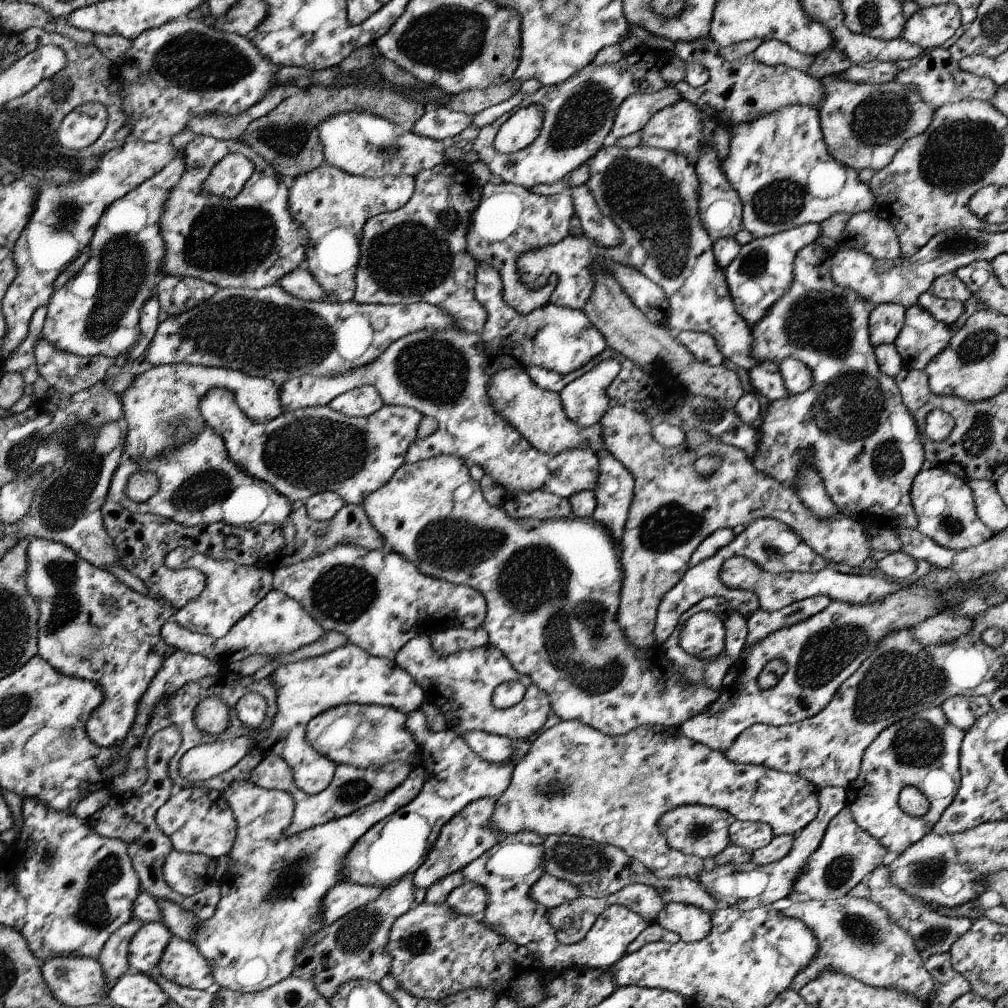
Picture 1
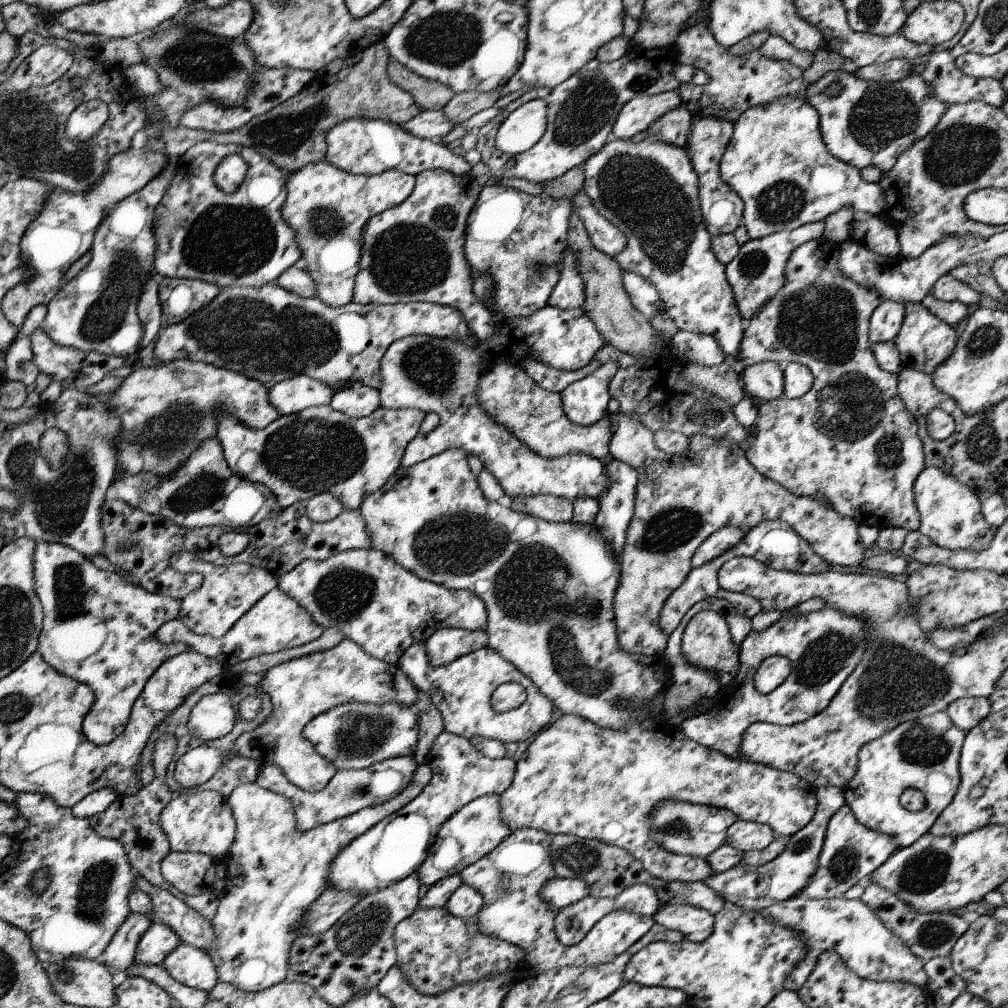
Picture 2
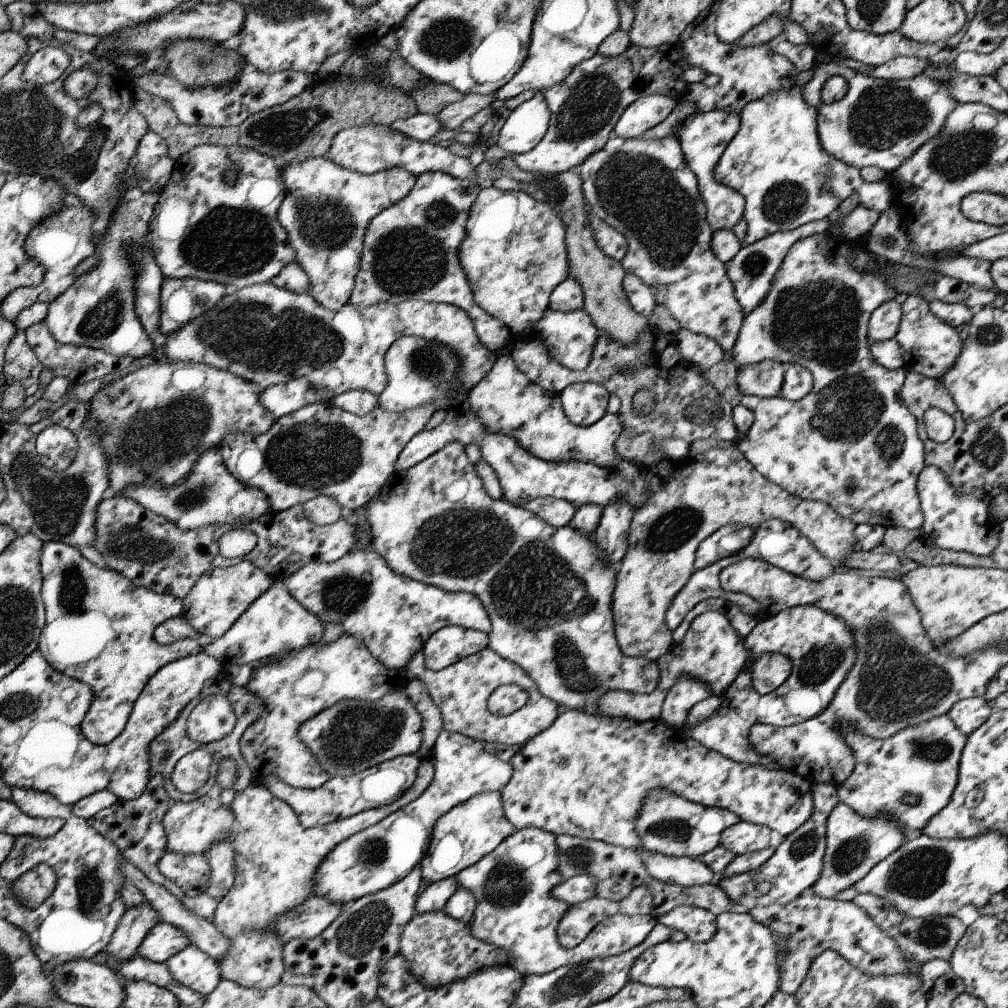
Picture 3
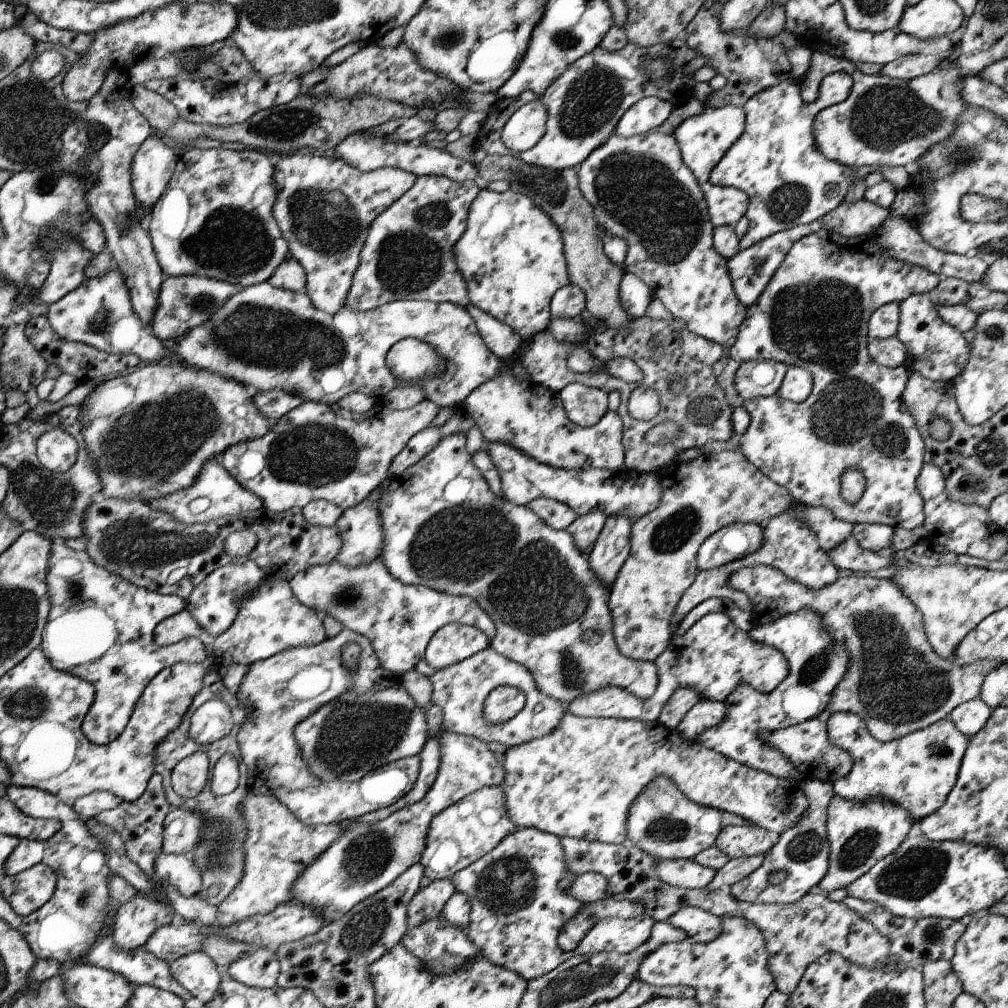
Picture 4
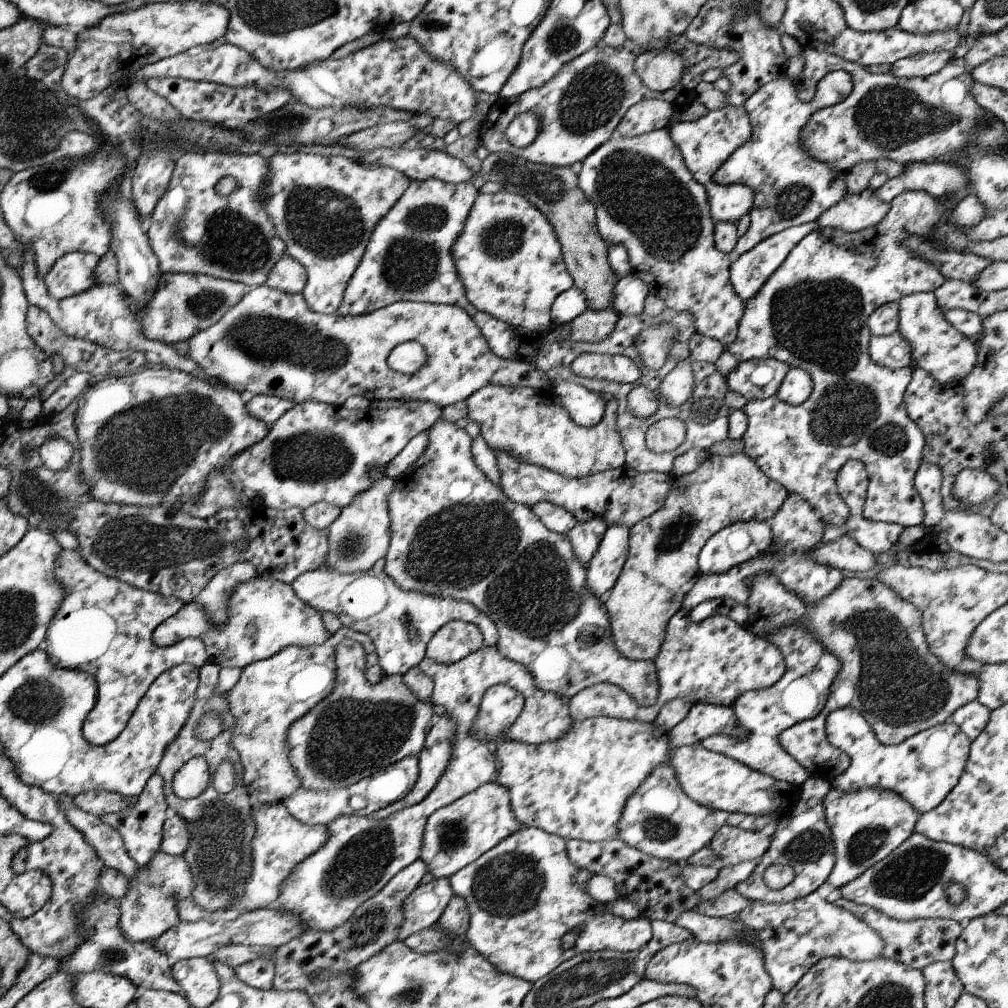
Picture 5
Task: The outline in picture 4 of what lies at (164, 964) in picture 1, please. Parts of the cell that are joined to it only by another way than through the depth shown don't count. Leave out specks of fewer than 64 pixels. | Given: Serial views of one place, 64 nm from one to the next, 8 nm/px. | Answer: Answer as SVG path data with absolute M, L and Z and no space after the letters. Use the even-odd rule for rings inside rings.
M202 951L190 953L173 960L170 967L174 978L204 1005L219 992L223 970L211 955Z

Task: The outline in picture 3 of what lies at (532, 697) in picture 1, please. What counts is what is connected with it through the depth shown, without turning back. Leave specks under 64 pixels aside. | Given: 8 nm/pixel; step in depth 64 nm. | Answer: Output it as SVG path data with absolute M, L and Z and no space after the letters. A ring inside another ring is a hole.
M489 646L439 671L427 668L424 653L420 650L412 657L405 672L425 684L431 699L442 713L444 730L478 739L485 744L516 746L527 743L536 734L550 728L559 717L559 704L542 695L532 677L521 666L502 658ZM502 685L518 685L527 692L527 703L512 716L496 716L488 710L489 696Z

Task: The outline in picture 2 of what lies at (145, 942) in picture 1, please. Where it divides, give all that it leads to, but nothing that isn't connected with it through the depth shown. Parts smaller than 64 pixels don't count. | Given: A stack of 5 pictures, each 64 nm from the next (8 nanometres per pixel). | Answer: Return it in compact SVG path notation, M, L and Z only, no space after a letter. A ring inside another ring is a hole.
M153 920L151 928L141 937L135 962L145 965L162 965L166 956L180 943L181 940L173 928Z

